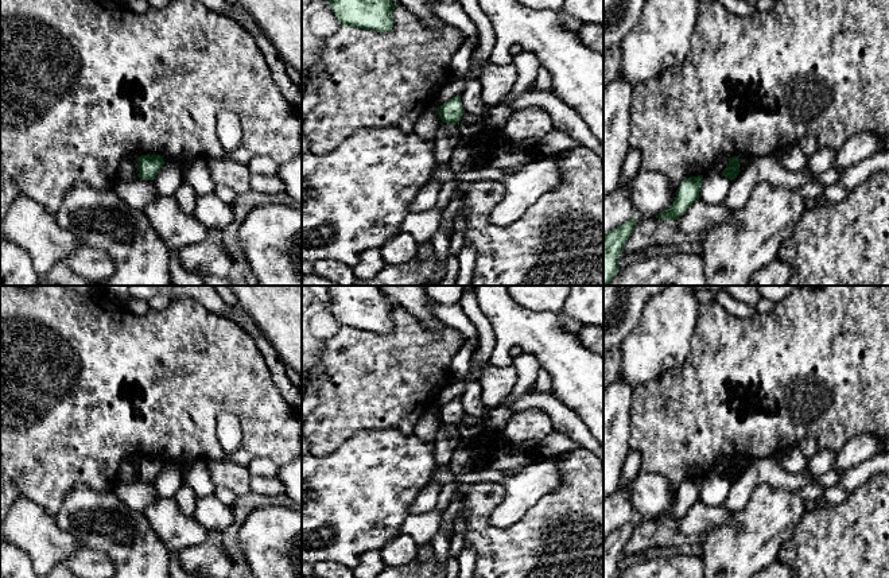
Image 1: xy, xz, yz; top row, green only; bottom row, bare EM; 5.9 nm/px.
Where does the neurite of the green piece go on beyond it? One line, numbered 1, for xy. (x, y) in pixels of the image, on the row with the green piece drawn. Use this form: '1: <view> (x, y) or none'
1: none

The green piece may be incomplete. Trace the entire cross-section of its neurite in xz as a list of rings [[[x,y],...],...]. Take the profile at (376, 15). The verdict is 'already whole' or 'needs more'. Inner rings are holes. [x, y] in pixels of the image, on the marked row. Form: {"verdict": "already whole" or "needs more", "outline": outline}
{"verdict": "already whole", "outline": [[[327,0],[342,27],[389,32],[393,28],[392,11],[397,7],[391,0]]]}

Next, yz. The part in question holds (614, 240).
{"verdict": "already whole", "outline": [[[636,217],[609,230],[603,236],[603,286],[618,274],[618,257],[636,225]]]}

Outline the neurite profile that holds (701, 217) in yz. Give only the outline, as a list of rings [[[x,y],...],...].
[[[699,198],[676,220],[678,228],[687,236],[692,233],[703,236],[722,222],[729,213],[723,203],[706,203]]]

